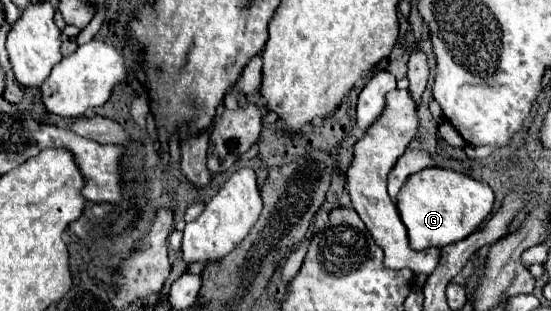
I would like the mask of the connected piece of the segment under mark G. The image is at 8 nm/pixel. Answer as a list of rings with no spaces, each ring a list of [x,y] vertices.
[[[424,168],[412,174],[396,200],[400,218],[408,228],[410,246],[414,250],[442,248],[452,242],[460,242],[478,230],[478,226],[490,214],[492,204],[494,192],[488,184],[446,168]]]

